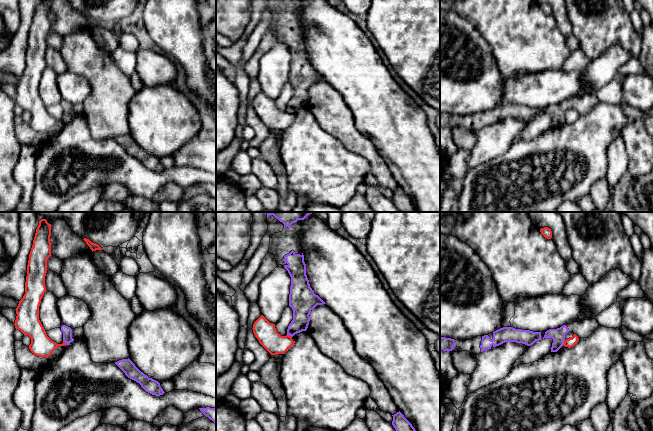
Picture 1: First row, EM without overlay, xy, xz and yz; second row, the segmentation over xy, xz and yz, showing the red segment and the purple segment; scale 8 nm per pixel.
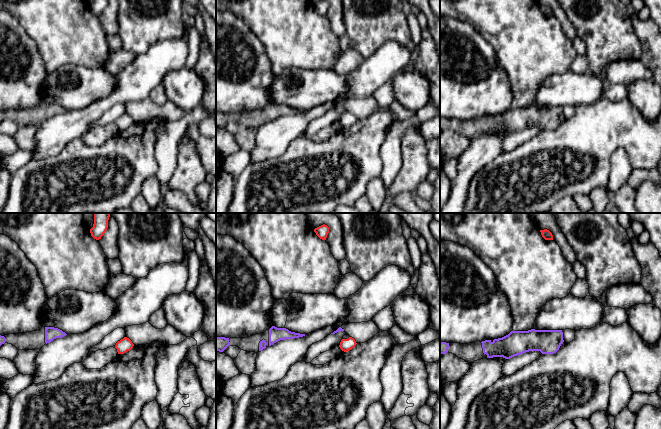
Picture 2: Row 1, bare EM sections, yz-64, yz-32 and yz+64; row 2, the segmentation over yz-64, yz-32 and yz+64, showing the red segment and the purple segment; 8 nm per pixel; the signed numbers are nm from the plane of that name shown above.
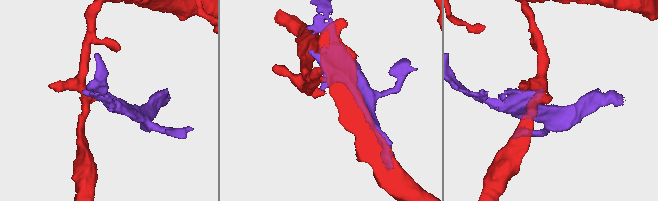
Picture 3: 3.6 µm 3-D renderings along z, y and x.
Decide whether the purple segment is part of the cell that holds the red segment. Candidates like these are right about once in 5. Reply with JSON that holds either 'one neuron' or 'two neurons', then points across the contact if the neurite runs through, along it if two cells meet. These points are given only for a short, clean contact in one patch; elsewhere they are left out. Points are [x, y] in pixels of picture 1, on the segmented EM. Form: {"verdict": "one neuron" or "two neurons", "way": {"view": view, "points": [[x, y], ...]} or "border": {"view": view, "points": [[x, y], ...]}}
{"verdict": "two neurons", "border": {"view": "yz", "points": [[564, 339], [562, 345]]}}

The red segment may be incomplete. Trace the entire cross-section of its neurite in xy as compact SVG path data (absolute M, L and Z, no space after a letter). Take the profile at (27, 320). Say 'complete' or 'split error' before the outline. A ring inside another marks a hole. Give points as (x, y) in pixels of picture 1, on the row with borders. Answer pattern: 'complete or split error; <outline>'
complete; M41 219L36 229L33 245L29 254L27 265L27 276L25 282L25 294L19 301L16 310L15 328L20 330L24 335L31 338L29 345L30 351L39 357L48 358L58 346L66 346L63 341L62 344L57 344L52 341L46 334L44 327L39 320L39 306L44 293L47 291L45 286L45 276L47 273L47 260L51 256L51 224L46 219Z

